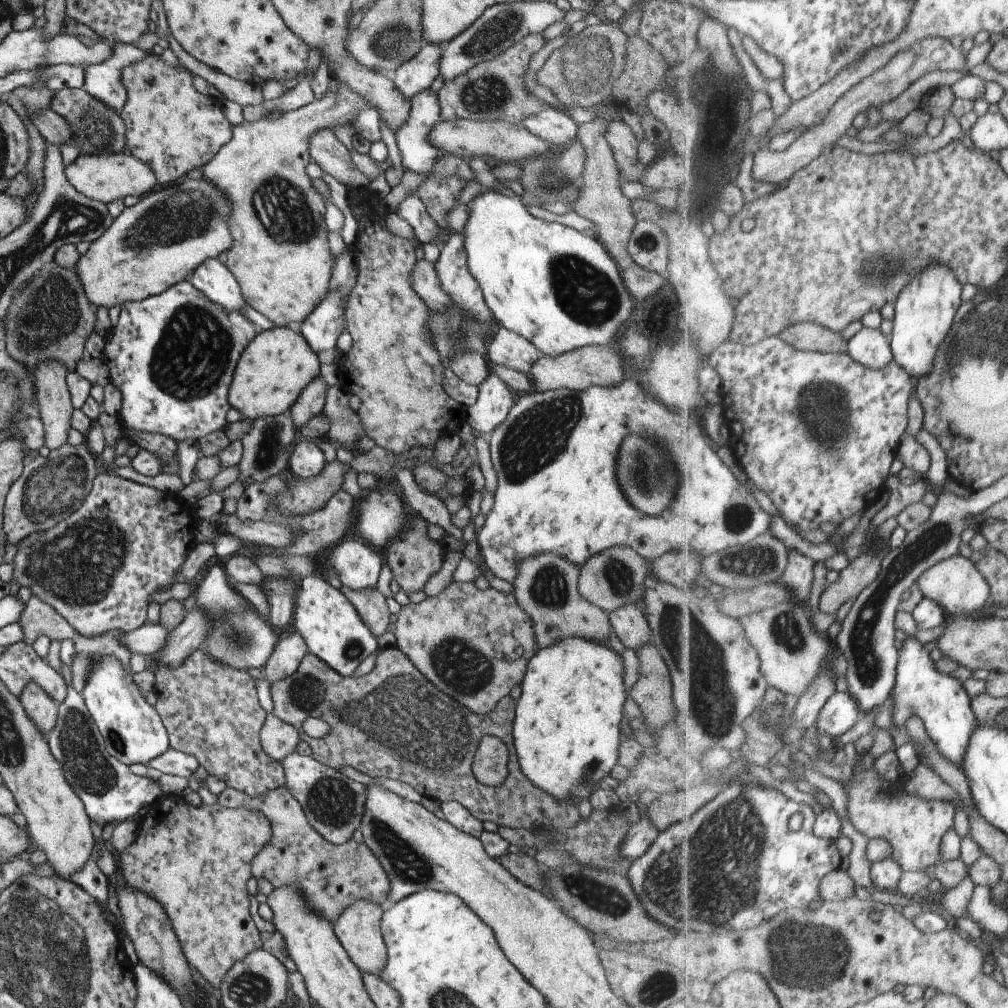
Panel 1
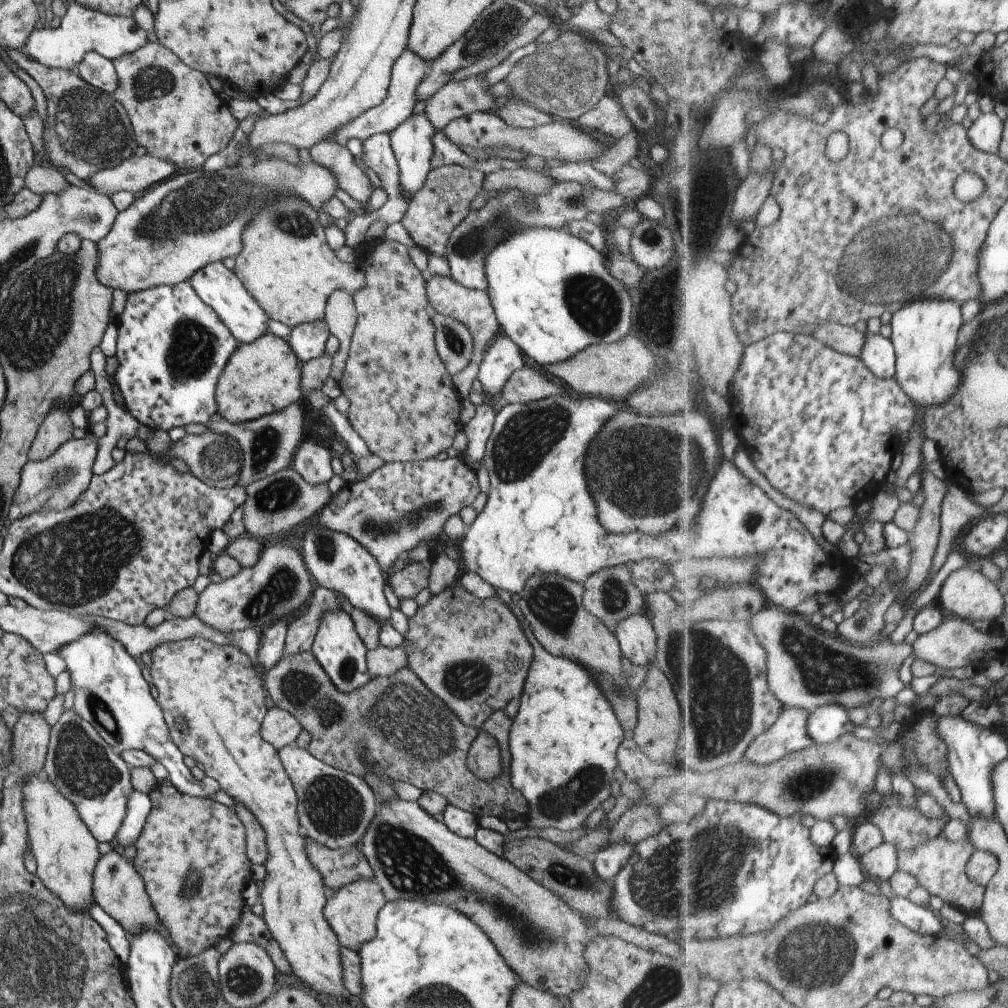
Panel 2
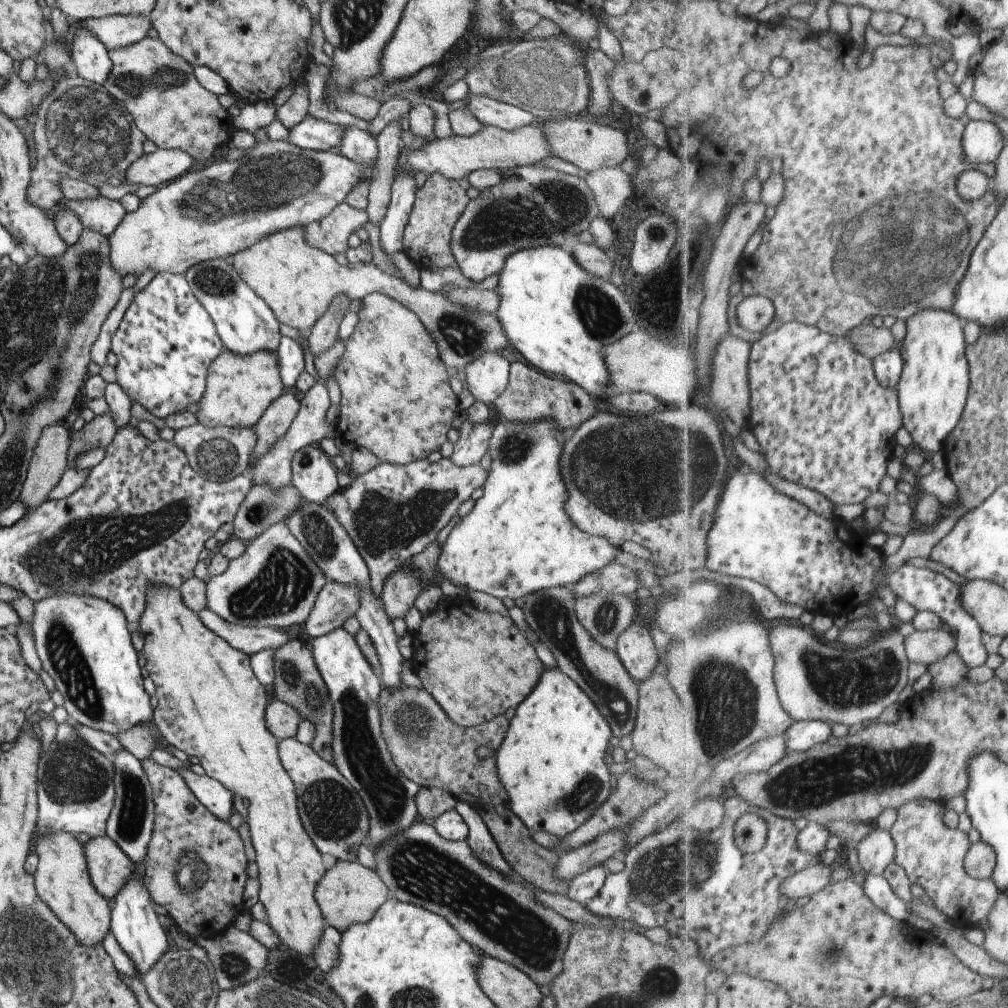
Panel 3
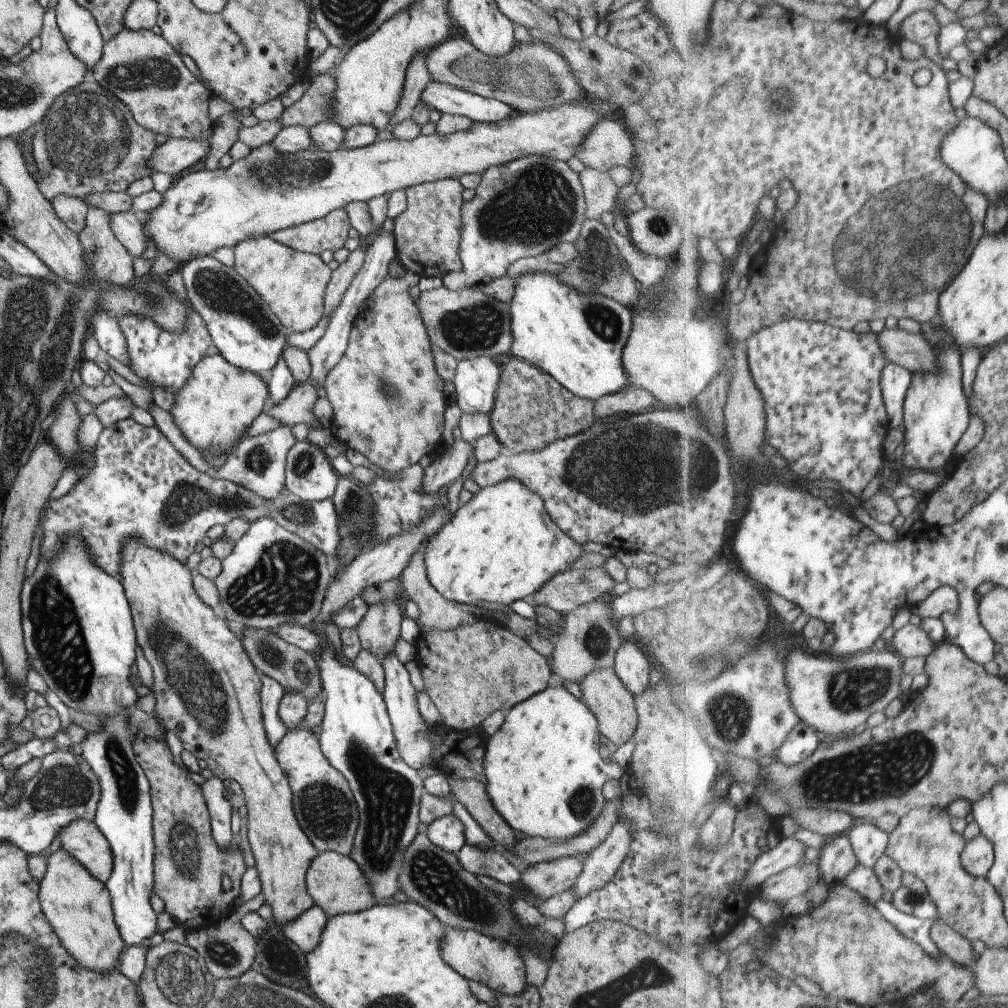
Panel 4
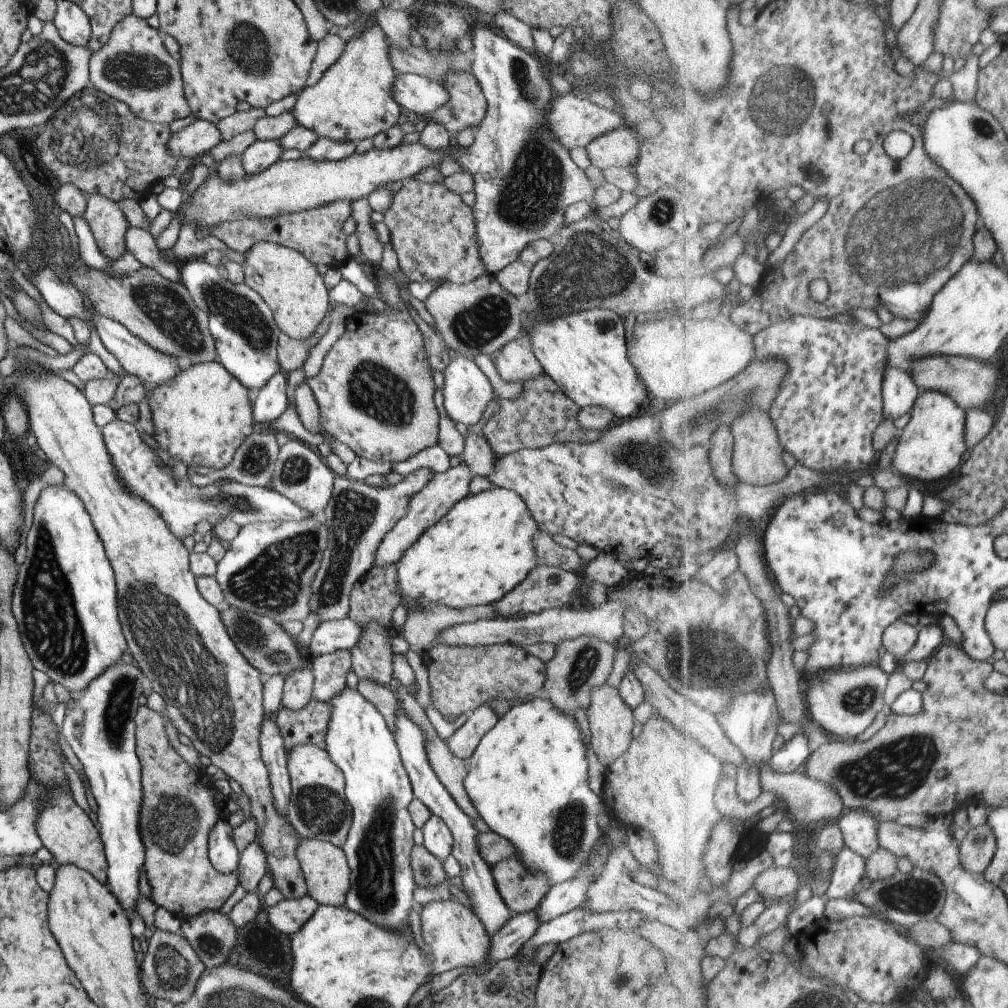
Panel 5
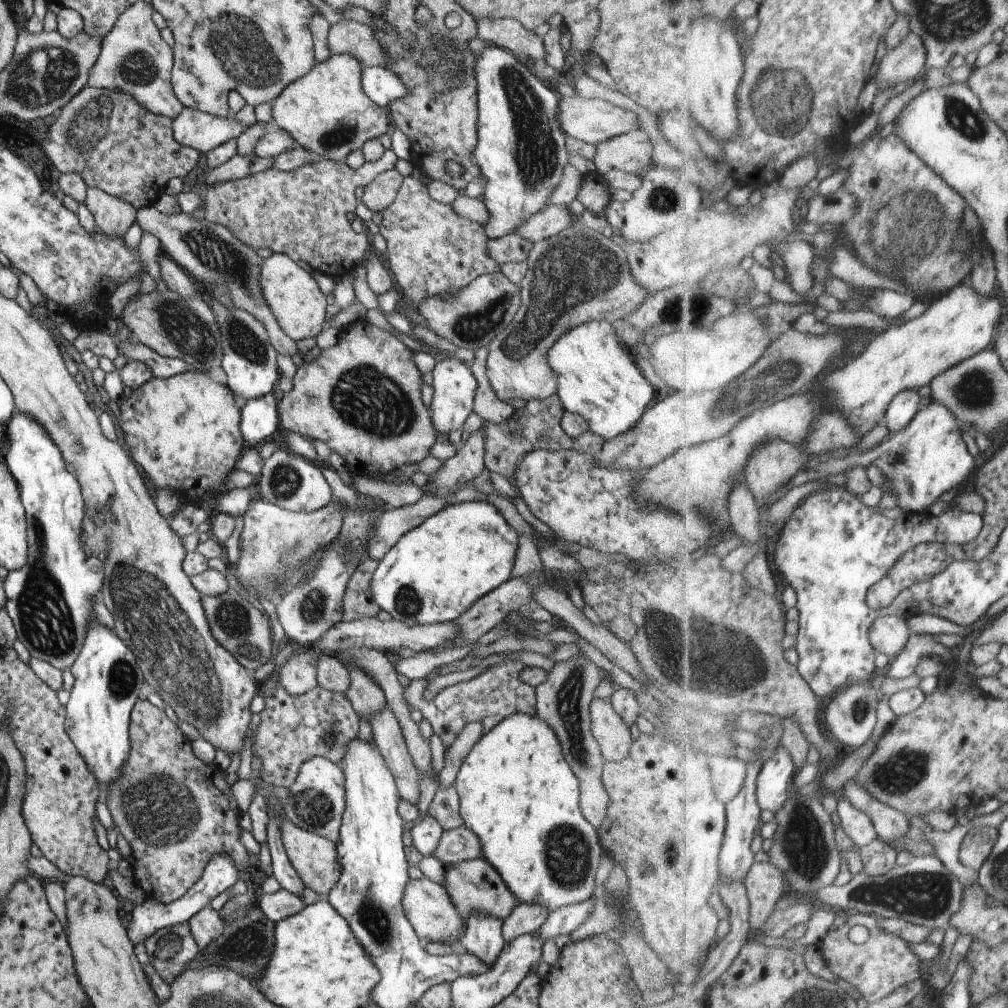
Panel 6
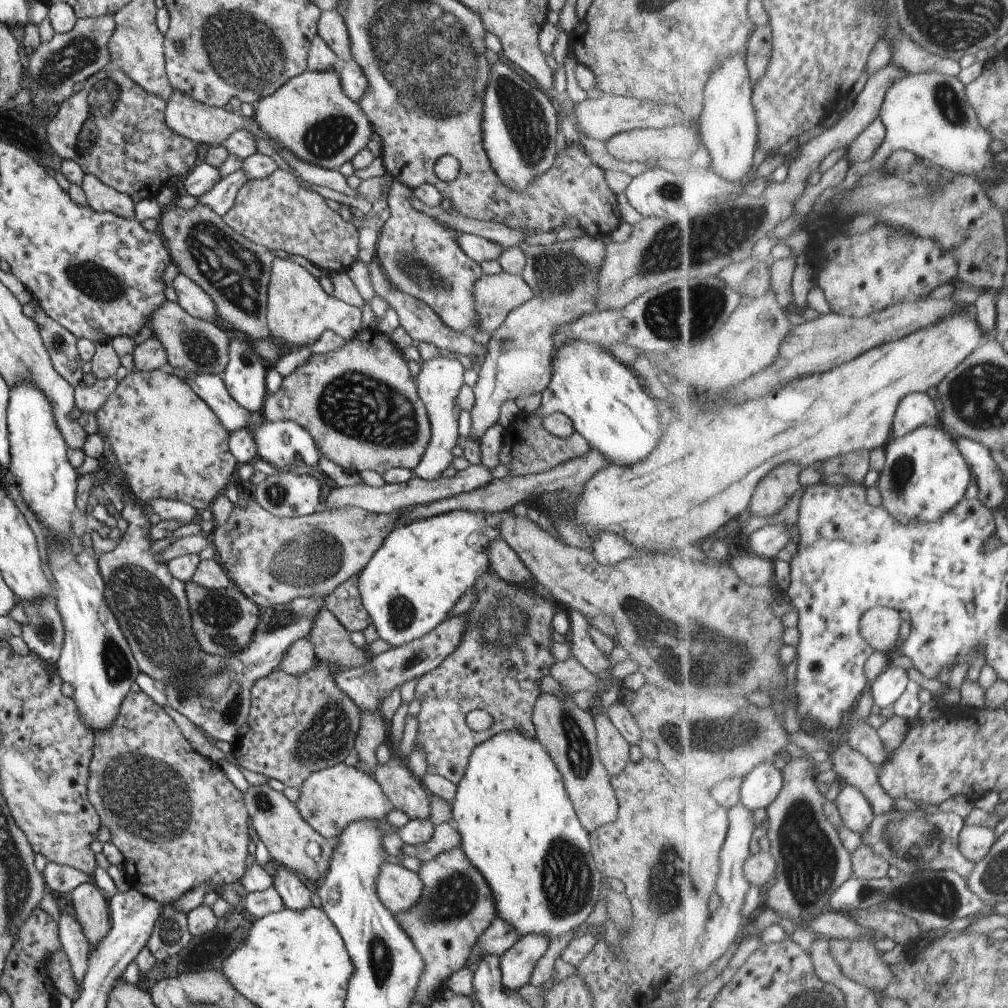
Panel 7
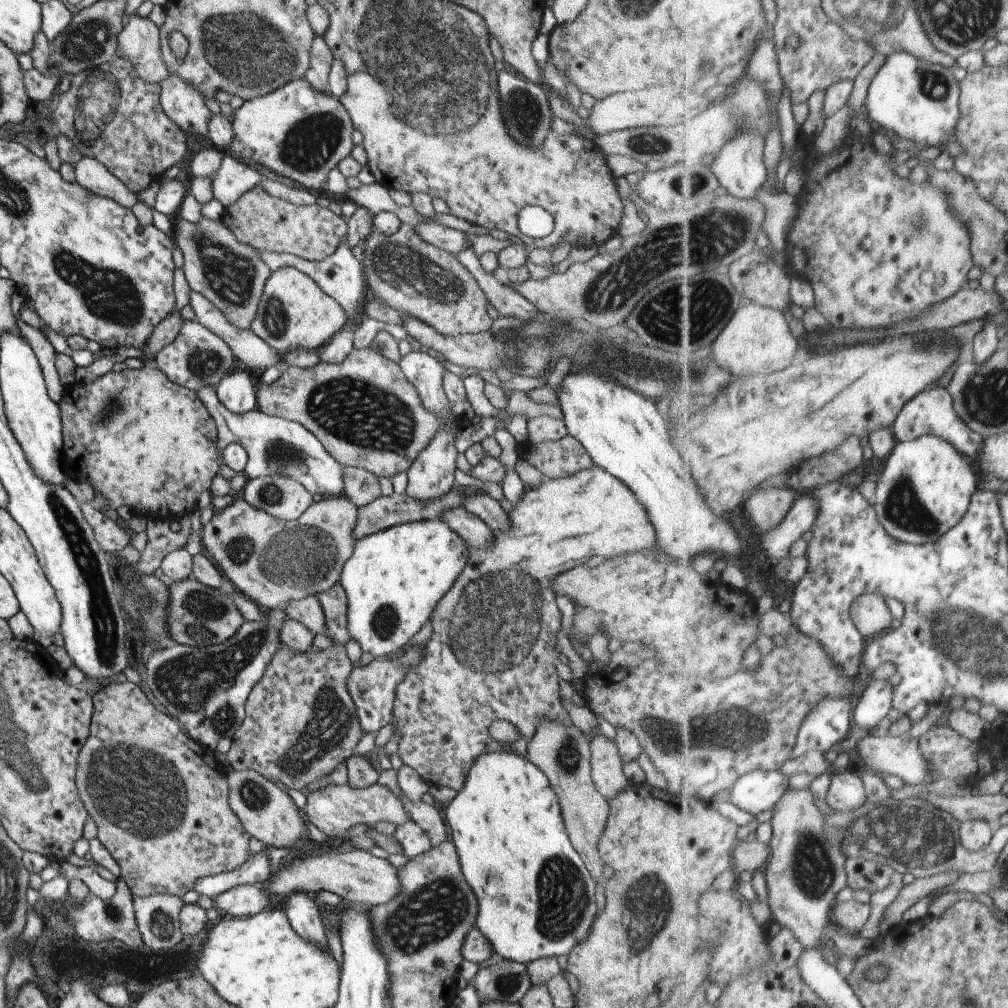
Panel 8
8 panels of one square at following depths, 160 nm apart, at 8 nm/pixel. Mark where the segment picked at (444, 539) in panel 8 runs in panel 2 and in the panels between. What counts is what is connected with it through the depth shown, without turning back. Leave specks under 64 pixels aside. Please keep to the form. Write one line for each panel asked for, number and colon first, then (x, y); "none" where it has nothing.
2: (539, 518)
3: (518, 538)
4: (500, 546)
5: (482, 548)
6: (434, 572)
7: (407, 588)

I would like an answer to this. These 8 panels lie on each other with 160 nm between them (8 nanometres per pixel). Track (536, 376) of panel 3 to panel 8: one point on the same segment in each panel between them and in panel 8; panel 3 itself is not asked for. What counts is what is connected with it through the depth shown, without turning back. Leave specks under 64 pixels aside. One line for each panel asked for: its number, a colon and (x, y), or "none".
4: (531, 409)
5: (541, 415)
6: (537, 425)
7: (527, 448)
8: (554, 459)

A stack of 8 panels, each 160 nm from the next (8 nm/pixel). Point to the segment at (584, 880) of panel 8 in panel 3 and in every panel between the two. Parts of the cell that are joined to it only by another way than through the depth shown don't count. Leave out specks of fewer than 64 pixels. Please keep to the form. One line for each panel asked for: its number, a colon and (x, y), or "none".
3: (552, 761)
4: (543, 772)
5: (527, 777)
6: (518, 795)
7: (517, 827)

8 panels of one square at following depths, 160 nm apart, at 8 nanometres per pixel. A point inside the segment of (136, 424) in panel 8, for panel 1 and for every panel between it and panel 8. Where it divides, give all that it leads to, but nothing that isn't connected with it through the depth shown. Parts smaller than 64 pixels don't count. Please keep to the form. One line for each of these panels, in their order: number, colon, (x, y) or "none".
1: (272, 370)
2: (263, 377)
3: (239, 388)
4: (218, 402)
5: (201, 415)
6: (183, 431)
7: (167, 442)

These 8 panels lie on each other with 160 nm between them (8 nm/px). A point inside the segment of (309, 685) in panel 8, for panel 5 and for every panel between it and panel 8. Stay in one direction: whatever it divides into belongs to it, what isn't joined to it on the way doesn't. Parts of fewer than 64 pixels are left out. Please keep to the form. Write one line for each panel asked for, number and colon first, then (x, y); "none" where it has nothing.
5: (373, 596)
6: (291, 729)
7: (298, 725)

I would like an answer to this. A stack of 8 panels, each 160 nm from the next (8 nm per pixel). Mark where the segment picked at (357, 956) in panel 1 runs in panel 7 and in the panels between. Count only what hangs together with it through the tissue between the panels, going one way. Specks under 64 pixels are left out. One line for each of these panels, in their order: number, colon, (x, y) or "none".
2: (350, 911)
3: (348, 893)
4: (335, 883)
5: (326, 873)
6: (313, 857)
7: (290, 841)

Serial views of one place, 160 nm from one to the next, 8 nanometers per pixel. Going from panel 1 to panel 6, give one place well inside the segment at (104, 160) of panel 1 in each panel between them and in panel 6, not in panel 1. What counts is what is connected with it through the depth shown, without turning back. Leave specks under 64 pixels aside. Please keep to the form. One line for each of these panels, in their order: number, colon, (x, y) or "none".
2: (136, 173)
3: (162, 165)
4: (172, 156)
5: (191, 142)
6: (200, 131)

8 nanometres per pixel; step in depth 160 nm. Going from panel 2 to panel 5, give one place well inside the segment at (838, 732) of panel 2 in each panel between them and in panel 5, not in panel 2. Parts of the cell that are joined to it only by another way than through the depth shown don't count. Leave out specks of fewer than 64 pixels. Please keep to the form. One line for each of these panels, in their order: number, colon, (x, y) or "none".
3: (802, 735)
4: (803, 741)
5: (795, 752)

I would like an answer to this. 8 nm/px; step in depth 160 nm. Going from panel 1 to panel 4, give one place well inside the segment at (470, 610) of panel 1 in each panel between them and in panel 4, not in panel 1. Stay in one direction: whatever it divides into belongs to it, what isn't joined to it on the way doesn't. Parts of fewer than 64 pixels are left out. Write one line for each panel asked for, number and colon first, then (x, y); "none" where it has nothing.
2: (482, 665)
3: (475, 664)
4: (468, 672)

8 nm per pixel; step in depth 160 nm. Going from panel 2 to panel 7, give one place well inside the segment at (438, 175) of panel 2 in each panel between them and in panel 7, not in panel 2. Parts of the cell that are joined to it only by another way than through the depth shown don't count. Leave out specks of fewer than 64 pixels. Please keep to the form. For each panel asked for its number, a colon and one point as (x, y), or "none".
3: (438, 203)
4: (426, 232)
5: (431, 231)
6: (431, 250)
7: (420, 256)

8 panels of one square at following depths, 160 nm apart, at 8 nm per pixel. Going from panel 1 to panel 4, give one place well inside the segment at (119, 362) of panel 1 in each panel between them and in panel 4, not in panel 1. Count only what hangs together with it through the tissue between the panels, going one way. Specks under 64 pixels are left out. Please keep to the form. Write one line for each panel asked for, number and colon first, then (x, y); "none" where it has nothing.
2: (170, 349)
3: (163, 344)
4: (164, 359)

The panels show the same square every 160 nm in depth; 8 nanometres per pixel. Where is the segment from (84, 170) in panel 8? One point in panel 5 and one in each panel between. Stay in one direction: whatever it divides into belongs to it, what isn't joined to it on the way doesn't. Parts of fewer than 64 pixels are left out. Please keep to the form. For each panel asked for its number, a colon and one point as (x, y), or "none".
5: (106, 222)
6: (112, 217)
7: (102, 199)

